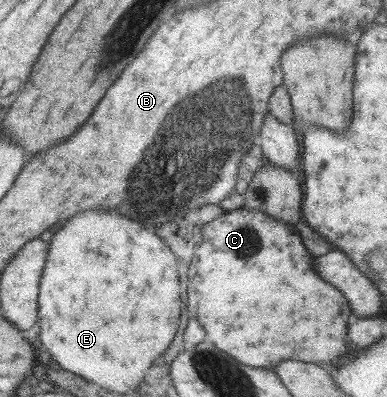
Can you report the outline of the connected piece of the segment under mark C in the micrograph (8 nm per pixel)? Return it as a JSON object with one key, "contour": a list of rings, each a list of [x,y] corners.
{"contour":[[[241,207],[224,211],[201,226],[202,241],[194,247],[195,260],[189,265],[189,275],[195,277],[194,287],[199,295],[197,321],[207,335],[206,341],[245,365],[267,370],[274,370],[273,365],[283,359],[299,359],[316,365],[335,363],[348,353],[346,334],[353,317],[349,302],[339,289],[315,273],[313,257],[295,225]]]}

